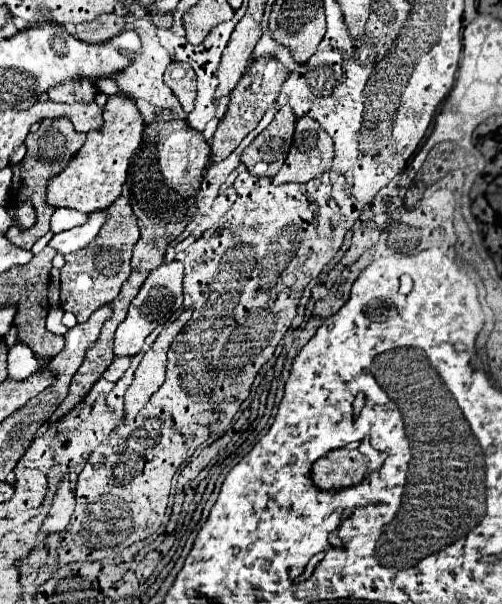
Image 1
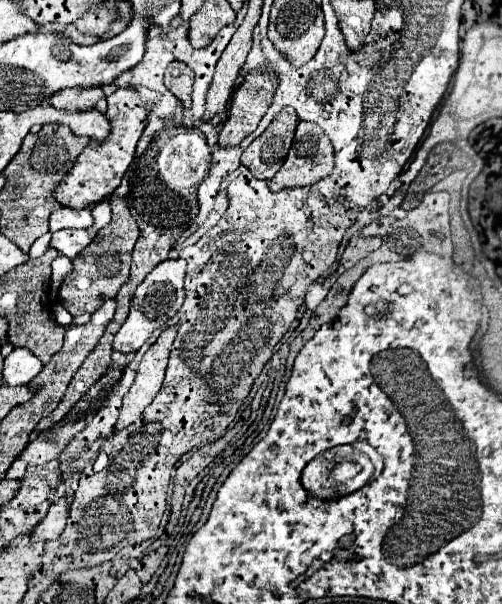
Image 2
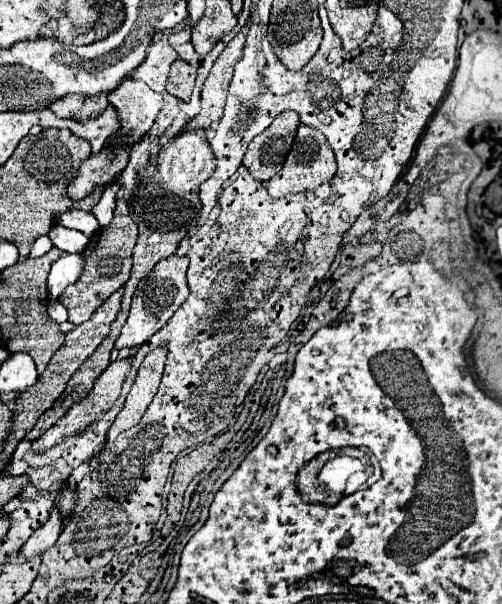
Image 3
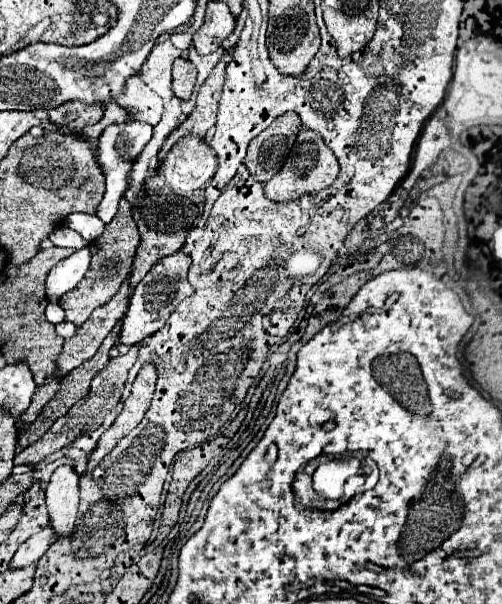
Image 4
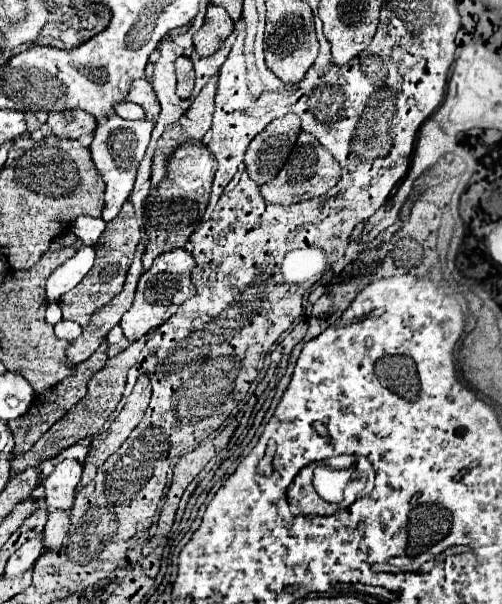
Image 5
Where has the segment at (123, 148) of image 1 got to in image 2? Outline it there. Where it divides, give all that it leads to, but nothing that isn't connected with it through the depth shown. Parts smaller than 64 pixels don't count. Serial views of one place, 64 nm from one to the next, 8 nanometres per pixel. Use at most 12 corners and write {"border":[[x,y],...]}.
{"border":[[116,88],[112,132],[92,140],[54,196],[80,210],[118,188],[158,102]]}

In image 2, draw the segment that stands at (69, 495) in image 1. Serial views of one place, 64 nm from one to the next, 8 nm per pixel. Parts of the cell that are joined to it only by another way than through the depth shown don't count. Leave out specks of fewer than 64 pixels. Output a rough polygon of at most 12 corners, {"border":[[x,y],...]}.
{"border":[[58,498],[30,542],[56,540],[66,526],[68,500]]}

